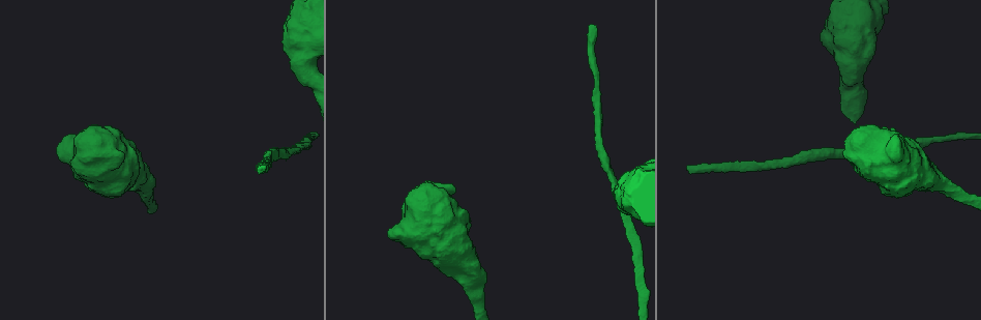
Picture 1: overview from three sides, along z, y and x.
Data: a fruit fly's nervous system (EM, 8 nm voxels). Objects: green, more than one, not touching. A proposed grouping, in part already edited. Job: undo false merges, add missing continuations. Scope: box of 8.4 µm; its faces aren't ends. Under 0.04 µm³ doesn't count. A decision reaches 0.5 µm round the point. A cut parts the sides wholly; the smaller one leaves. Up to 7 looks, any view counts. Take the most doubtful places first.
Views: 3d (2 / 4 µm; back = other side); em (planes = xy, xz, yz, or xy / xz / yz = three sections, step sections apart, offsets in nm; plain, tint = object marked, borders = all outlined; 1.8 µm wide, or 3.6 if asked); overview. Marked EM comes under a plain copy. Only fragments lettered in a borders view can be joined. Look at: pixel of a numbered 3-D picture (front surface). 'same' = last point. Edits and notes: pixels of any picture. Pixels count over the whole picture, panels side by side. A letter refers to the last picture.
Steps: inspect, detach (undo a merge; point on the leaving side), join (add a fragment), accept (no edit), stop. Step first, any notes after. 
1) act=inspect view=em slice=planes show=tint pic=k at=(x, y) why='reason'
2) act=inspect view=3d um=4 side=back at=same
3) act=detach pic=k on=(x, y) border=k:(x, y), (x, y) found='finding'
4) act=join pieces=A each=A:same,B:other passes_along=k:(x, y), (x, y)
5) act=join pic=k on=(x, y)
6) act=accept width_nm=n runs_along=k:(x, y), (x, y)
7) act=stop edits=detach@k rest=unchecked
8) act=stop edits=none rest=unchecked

act=inspect view=3d um=4 pic=1 at=(70, 150) why='calibre changes'

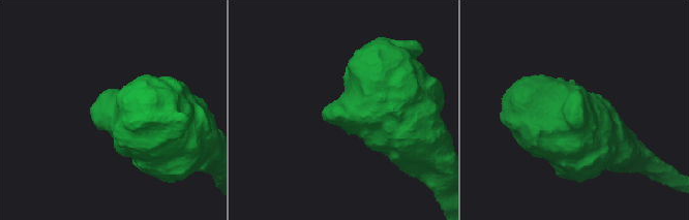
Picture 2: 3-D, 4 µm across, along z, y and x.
act=inspect view=em um=3.6 slice=planes show=borders pic=2 at=(569, 113) why='need the tissue'

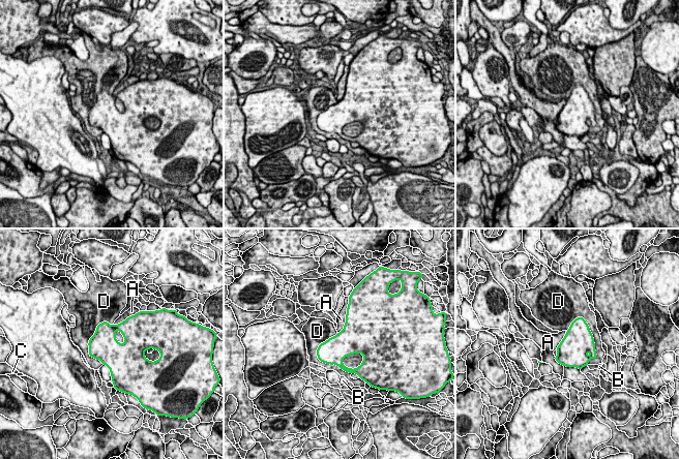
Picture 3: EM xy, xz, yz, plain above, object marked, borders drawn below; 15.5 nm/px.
act=accept each=A:other,B:other,C:other,D:other border=3:(578, 316), (593, 338), (588, 364) found='continuous, no second neuron'

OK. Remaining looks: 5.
act=inspect view=em um=3.6 slice=planes show=borders pic=1 at=(467, 270) why='thick turns thin'

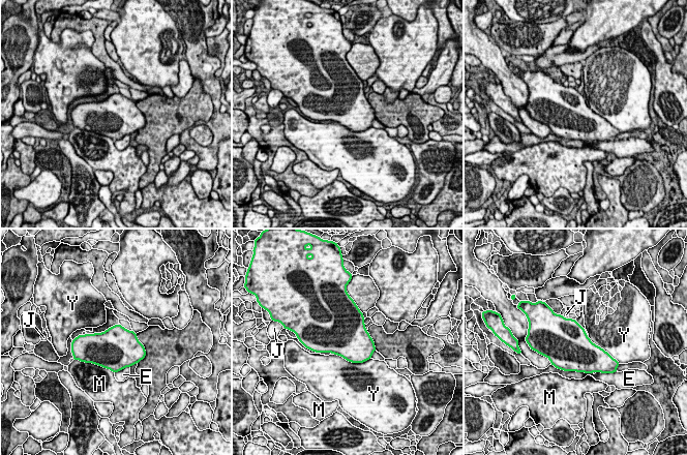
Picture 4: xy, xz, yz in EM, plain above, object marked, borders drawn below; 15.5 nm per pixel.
act=accept each=E:other,J:other,M:other,Y:other border=4:(334, 354), (352, 362), (370, 359) found='one neuron here'

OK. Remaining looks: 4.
act=inspect view=em slice=planes show=borders pic=1 at=(850, 55) why='calibre changes'

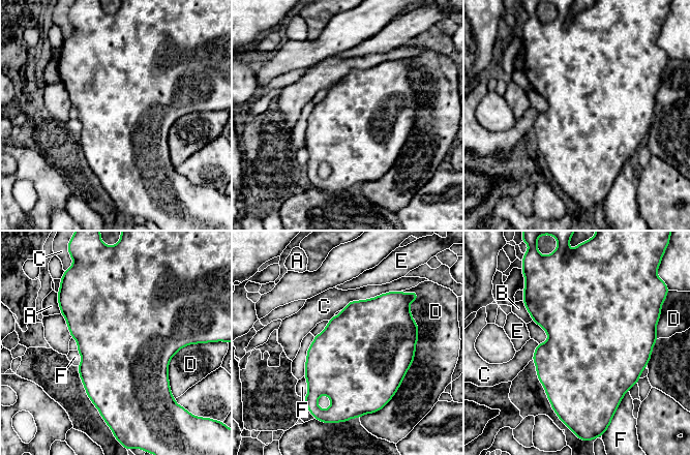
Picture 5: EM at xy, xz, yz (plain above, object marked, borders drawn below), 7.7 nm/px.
act=accept width_nm=750 each=A:other,B:other,C:other,D:other,E:other,F:other found='one neuron here'

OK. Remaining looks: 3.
act=stop edits=none rest=unchecked

